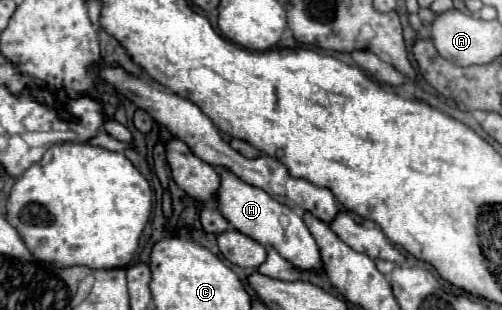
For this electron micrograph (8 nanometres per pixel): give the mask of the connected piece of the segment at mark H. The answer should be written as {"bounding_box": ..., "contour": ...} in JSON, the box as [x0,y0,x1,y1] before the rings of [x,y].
{"bounding_box":[218,169,324,273],"contour":[[[226,169],[222,171],[220,177],[224,177],[224,181],[220,183],[218,207],[224,213],[224,217],[240,233],[252,237],[254,241],[258,241],[262,245],[274,247],[286,261],[290,261],[294,267],[298,267],[302,271],[316,271],[316,273],[324,271],[320,249],[318,249],[308,225],[304,223],[304,219],[296,211],[292,211],[290,207],[272,199],[266,191],[240,181],[234,173],[230,173]]]}

